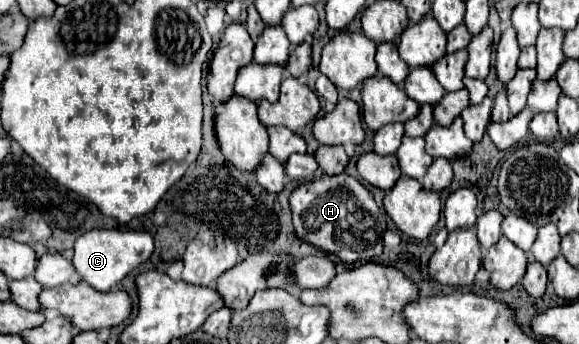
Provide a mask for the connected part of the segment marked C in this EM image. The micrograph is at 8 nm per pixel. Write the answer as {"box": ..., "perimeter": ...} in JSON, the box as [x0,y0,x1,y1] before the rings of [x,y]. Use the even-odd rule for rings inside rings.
{"box":[72,230,154,292],"perimeter":[[[90,230],[82,234],[74,242],[74,258],[72,264],[80,278],[88,282],[98,292],[112,290],[128,272],[132,272],[138,264],[146,262],[154,252],[154,242],[148,232],[132,232],[132,230]]]}

